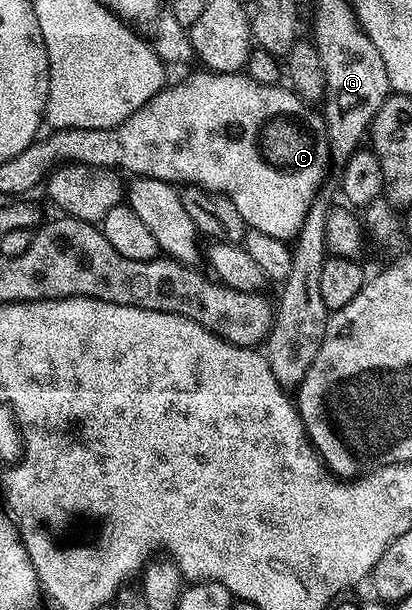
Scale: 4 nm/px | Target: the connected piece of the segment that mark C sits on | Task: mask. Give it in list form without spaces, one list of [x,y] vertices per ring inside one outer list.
[[[199,70],[193,76],[188,76],[185,80],[180,80],[177,84],[169,83],[161,88],[158,95],[150,98],[150,102],[143,104],[139,110],[130,118],[126,118],[116,128],[61,128],[45,135],[48,144],[37,138],[32,141],[36,148],[48,148],[48,164],[44,164],[44,156],[40,156],[40,174],[47,177],[53,168],[61,162],[66,164],[85,164],[86,166],[102,166],[119,170],[121,173],[131,174],[133,177],[145,176],[146,178],[158,178],[165,180],[168,184],[177,186],[195,186],[202,188],[206,192],[215,192],[218,196],[225,196],[232,208],[238,210],[238,214],[244,219],[245,225],[251,231],[270,234],[270,238],[278,238],[285,242],[291,241],[300,233],[300,227],[304,225],[306,214],[315,200],[315,196],[321,185],[324,184],[326,177],[330,172],[330,163],[328,157],[327,135],[322,127],[322,120],[319,115],[316,116],[311,107],[305,104],[291,87],[277,86],[275,84],[259,84],[254,82],[248,75],[240,72],[209,72]]]

